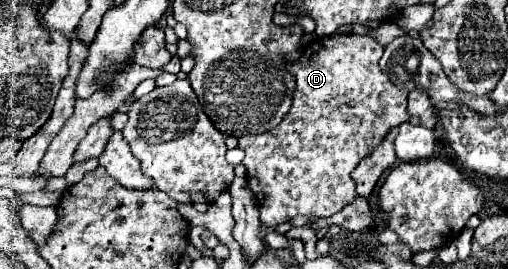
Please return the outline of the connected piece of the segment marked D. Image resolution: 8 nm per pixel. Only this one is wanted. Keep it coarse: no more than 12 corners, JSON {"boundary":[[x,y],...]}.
{"boundary":[[370,35],[306,45],[290,111],[244,135],[262,225],[330,217],[410,117]]}

